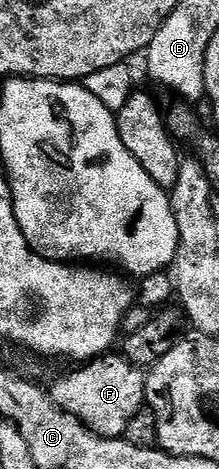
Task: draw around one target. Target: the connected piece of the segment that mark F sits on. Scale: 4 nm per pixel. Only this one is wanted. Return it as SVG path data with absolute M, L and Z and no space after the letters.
M103 355L87 361L81 367L74 367L71 373L66 373L54 386L49 386L50 398L62 407L65 413L87 425L96 435L101 437L125 438L128 423L136 419L136 415L146 405L146 373L140 366L133 365L123 355Z

